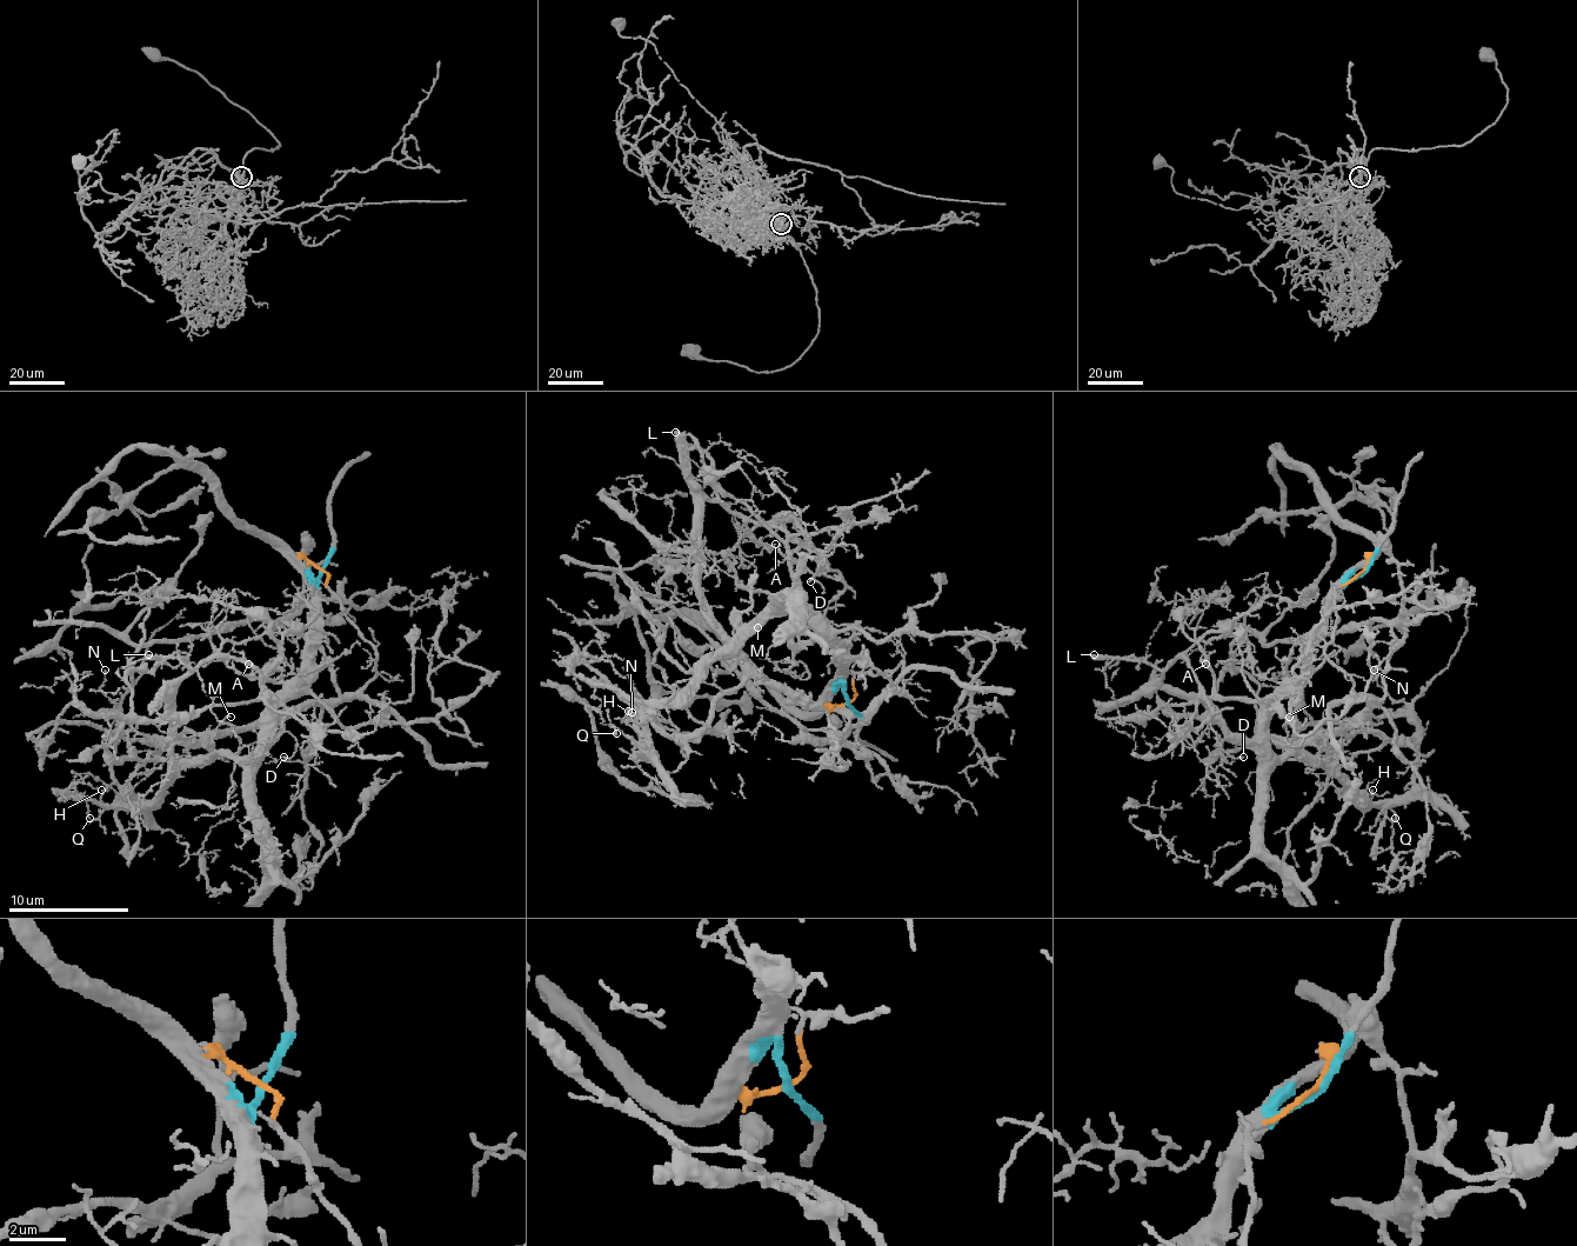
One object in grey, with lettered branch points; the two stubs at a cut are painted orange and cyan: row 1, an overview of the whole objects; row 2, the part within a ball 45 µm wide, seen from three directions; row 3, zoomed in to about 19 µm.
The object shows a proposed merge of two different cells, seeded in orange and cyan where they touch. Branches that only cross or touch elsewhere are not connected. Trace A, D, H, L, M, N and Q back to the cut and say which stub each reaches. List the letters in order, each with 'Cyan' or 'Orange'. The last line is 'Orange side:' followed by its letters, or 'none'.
A: Orange
D: Orange
H: Cyan
L: Orange
M: Cyan
N: Cyan
Q: Cyan
Orange side: A, D, L

